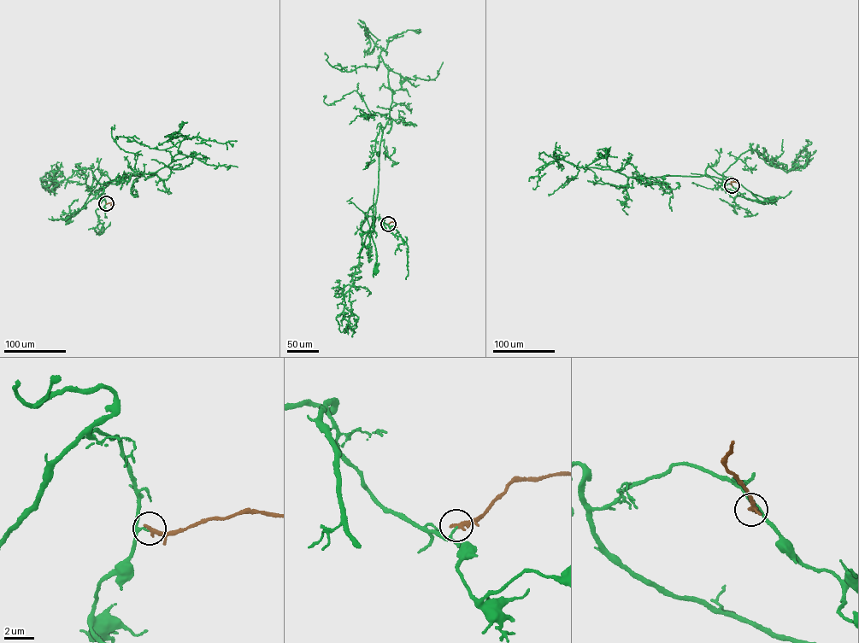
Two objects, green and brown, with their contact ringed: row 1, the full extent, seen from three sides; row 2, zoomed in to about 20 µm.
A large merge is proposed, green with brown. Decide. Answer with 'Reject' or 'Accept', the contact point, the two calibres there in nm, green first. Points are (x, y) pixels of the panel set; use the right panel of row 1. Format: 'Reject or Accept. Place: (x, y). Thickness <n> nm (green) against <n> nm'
Reject. Place: (732, 185). Thickness 100 nm (green) against 320 nm

